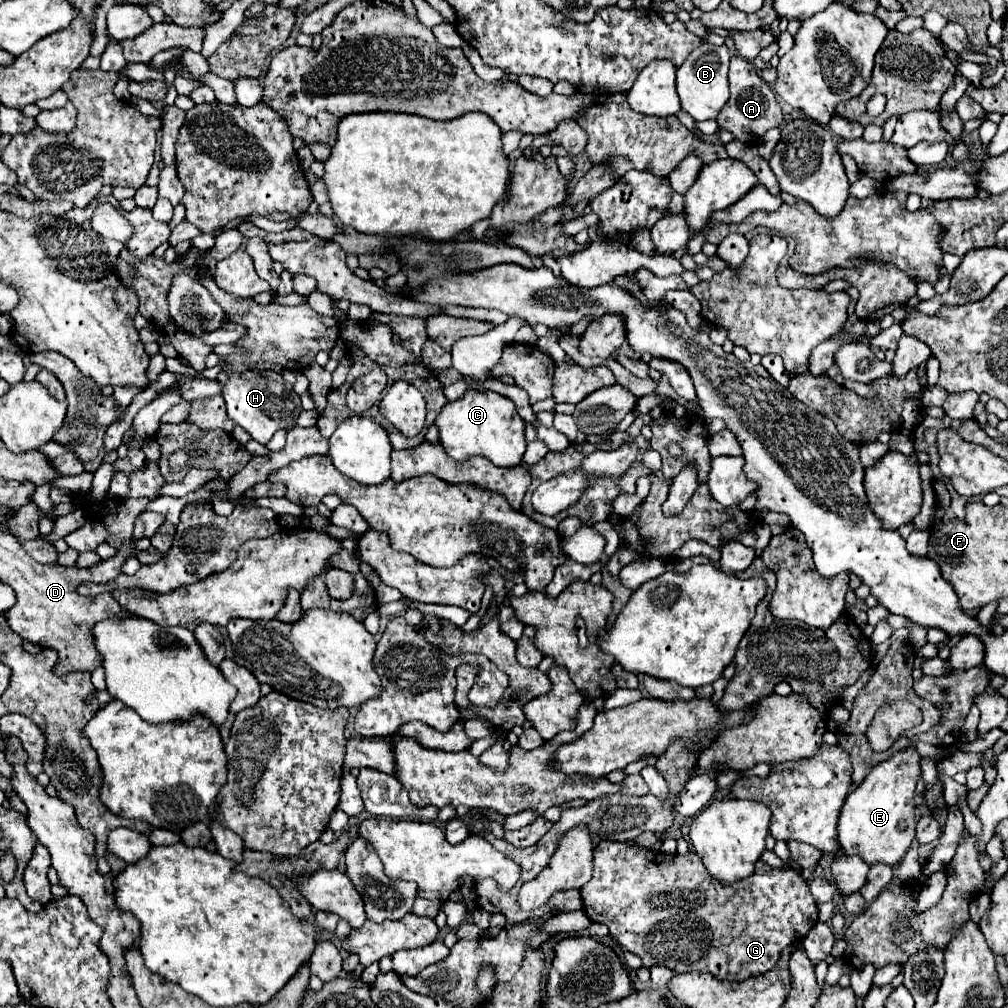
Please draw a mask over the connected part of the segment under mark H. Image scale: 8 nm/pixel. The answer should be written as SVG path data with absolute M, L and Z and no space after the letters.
M244 371L244 373L220 373L216 379L222 385L222 397L228 405L228 417L244 427L252 439L266 445L278 429L294 427L294 417L302 411L300 397L286 391L286 381L274 371Z

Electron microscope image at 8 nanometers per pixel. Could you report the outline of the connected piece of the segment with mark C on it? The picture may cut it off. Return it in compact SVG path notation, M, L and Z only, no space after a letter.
M472 391L454 403L448 403L442 413L436 417L440 429L440 443L450 457L456 461L468 459L470 455L488 457L498 467L516 467L522 465L522 455L526 451L524 439L524 421L516 413L516 407L510 399L494 391Z

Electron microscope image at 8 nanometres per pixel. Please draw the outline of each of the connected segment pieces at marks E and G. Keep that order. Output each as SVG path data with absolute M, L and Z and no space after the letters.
M916 749L898 751L892 759L882 761L874 771L848 793L838 821L838 843L842 855L858 855L868 865L898 865L914 839L916 811L914 791L920 775L920 755Z
M600 841L594 847L594 875L580 893L586 915L592 921L608 925L610 935L626 951L638 955L644 967L664 965L674 973L704 971L720 981L742 981L764 975L776 965L782 949L802 941L818 921L818 907L810 895L808 883L796 869L772 869L758 861L758 869L746 883L722 887L706 875L706 867L694 851L686 855L666 855L656 849L618 841Z

